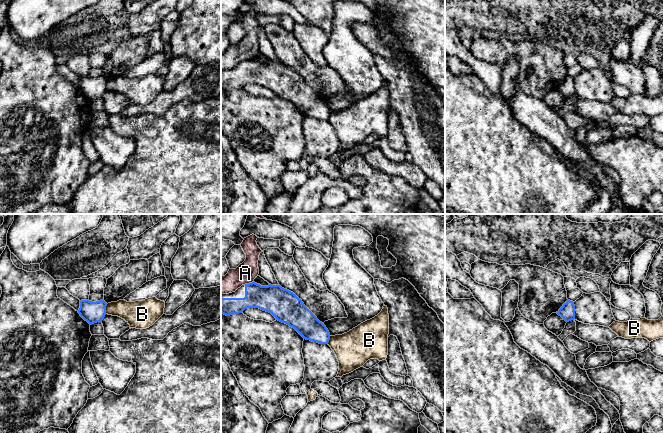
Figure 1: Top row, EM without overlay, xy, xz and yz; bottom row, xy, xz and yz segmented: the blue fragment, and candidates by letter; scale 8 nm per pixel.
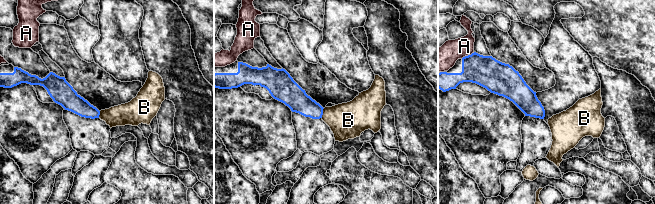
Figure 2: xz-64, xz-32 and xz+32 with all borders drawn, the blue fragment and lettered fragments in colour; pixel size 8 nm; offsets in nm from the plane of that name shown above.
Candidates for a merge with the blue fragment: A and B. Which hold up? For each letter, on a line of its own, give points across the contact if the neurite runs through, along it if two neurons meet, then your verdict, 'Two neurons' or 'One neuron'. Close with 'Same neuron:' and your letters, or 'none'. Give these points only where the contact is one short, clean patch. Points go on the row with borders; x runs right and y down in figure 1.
A: Two neurons
B: Boundary: xy (107, 304), (105, 313). Two neurons
Same neuron: none

